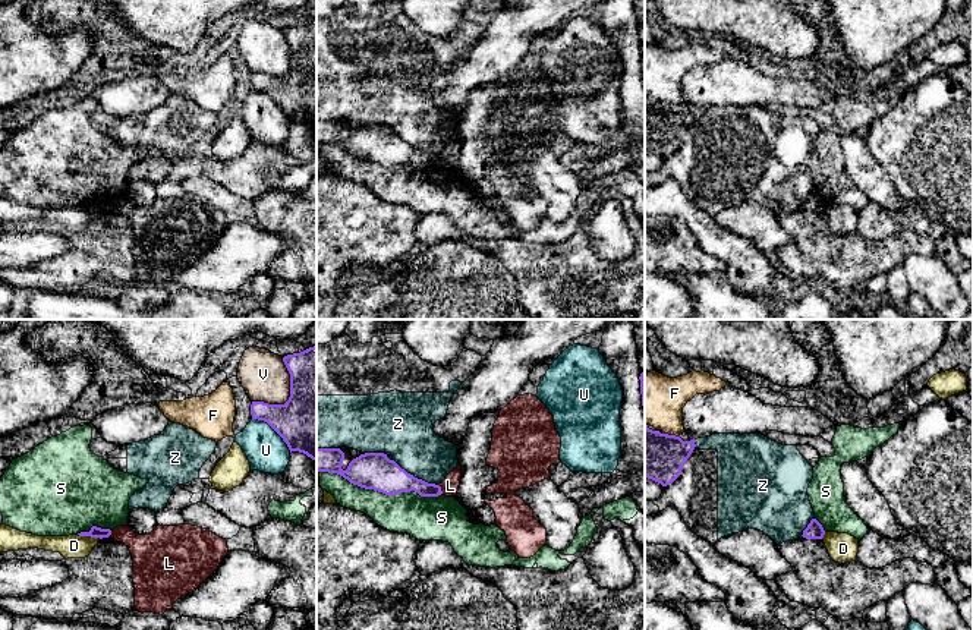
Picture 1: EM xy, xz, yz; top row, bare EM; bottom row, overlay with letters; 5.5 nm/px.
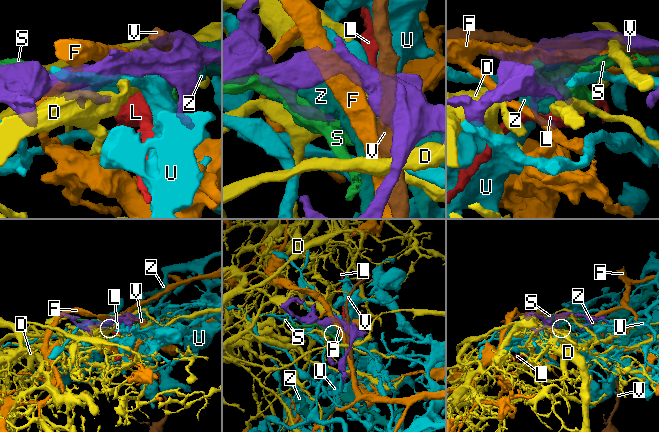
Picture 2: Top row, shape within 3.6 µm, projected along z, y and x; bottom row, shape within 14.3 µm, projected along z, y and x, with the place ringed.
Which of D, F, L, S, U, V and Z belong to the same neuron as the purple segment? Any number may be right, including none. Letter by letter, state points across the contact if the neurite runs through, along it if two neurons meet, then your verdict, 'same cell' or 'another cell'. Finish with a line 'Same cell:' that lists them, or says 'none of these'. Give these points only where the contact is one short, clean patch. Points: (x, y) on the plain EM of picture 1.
D: another cell
F: another cell
L: border along xz (438, 157), (443, 164); another cell
S: another cell
U: another cell
V: another cell
Z: another cell
Same cell: none of these

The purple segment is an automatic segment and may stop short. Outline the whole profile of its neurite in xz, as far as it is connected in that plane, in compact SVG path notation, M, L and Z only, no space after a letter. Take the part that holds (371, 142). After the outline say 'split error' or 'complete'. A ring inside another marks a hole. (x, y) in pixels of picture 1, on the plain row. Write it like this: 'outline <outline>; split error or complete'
outline M317 120L317 142L337 145L350 155L385 167L415 163L421 168L438 168L441 158L415 149L384 125L365 125L341 141L344 125L340 120Z; complete

